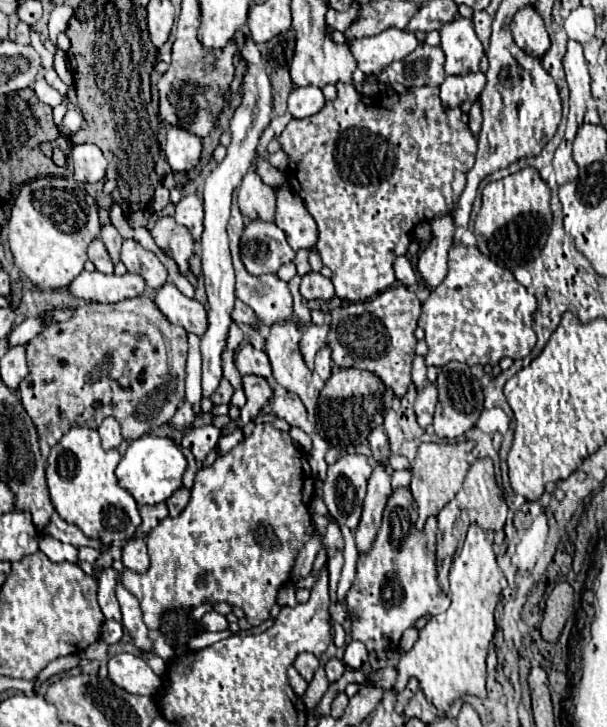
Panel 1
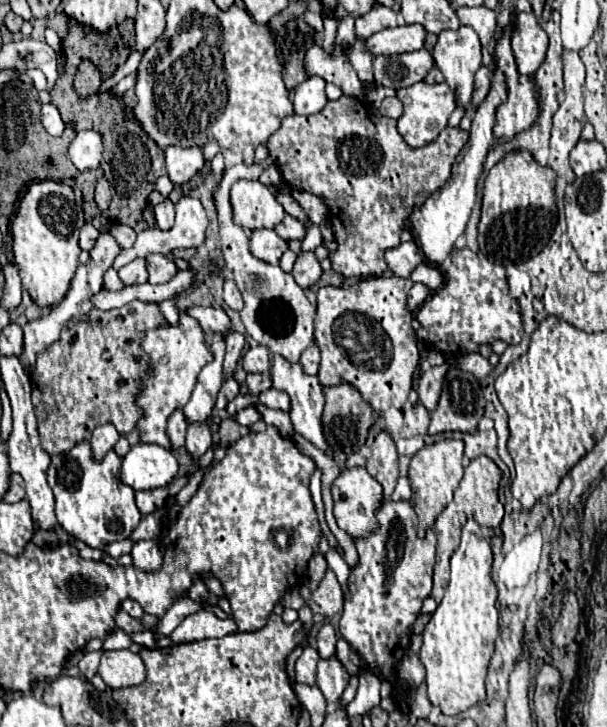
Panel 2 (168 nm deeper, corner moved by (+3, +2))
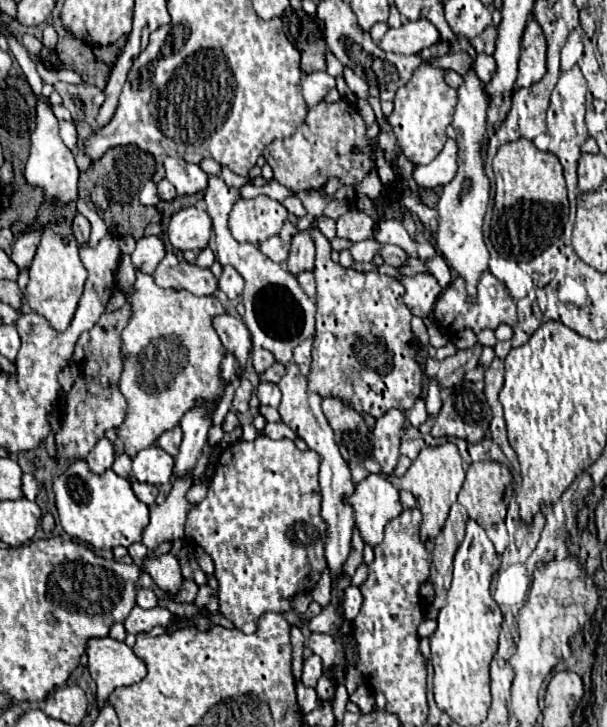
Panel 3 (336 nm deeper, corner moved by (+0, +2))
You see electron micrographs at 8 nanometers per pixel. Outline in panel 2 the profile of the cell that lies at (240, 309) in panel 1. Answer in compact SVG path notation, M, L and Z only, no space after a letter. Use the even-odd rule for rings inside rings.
M227 279L225 281L225 291L223 291L223 301L233 309L233 311L241 311L243 309L243 299L241 299L241 293L237 289L237 285Z

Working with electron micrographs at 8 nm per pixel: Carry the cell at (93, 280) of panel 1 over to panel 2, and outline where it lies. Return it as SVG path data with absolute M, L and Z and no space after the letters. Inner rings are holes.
M133 259L131 263L127 263L125 267L119 269L119 279L123 281L123 285L141 285L147 283L147 267L145 267L145 259Z

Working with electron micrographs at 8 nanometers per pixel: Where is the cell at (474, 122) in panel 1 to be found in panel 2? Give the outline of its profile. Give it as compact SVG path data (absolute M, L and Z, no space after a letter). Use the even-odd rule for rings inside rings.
M481 67L475 73L475 91L473 91L473 109L477 109L477 105L481 105L481 101L485 101L485 93L489 93L489 85L491 85L491 71L487 67Z

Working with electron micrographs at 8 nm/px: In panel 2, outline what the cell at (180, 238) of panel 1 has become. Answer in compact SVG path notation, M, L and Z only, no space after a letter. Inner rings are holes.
M171 201L159 203L155 207L155 217L157 217L157 225L159 229L171 229L173 227L173 217L175 217L175 209Z

